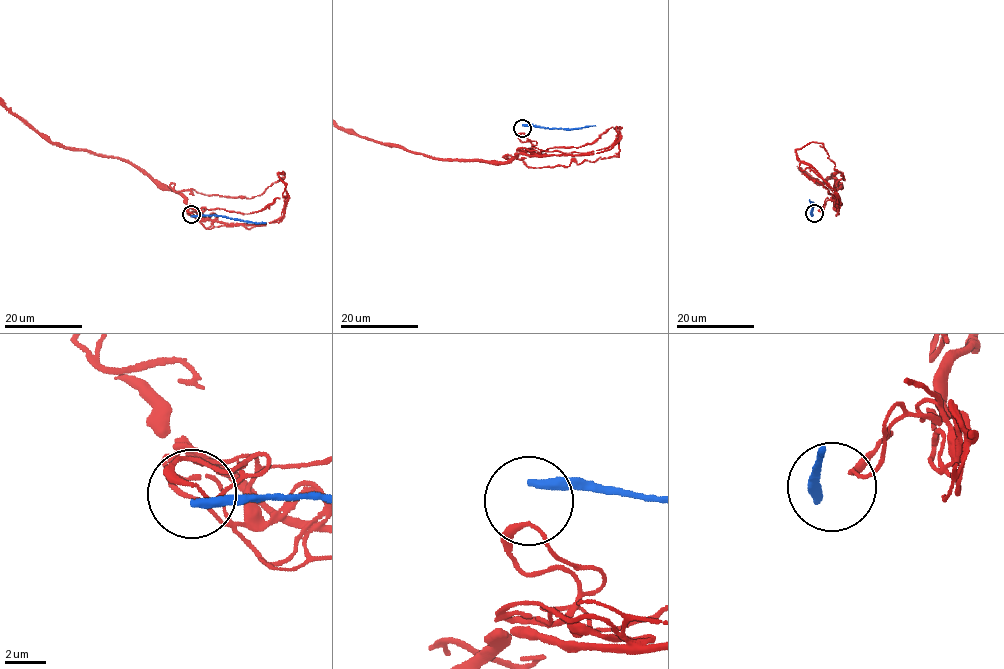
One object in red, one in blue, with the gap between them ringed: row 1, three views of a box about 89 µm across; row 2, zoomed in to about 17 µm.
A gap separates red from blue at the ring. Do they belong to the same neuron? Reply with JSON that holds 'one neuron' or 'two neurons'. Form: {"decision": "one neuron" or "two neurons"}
{"decision": "two neurons"}

